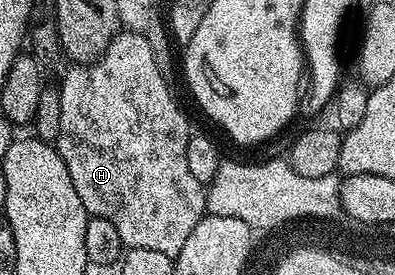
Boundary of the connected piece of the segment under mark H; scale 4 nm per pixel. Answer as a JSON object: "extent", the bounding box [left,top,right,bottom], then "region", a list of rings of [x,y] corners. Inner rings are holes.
{"extent":[54,31,208,259],"region":[[[139,31],[124,32],[117,32],[116,38],[108,44],[106,51],[97,61],[92,61],[88,65],[73,64],[72,70],[58,82],[62,99],[62,131],[58,131],[58,139],[54,144],[56,150],[62,155],[62,163],[66,163],[66,171],[70,171],[70,179],[74,182],[74,191],[78,191],[78,199],[82,199],[82,207],[86,207],[86,211],[93,217],[110,219],[110,223],[114,223],[118,231],[121,246],[130,249],[147,247],[153,251],[162,251],[162,255],[170,255],[174,259],[182,251],[190,231],[194,231],[194,227],[198,227],[198,223],[206,215],[208,207],[206,187],[198,183],[198,179],[194,179],[190,167],[186,164],[186,143],[190,136],[188,121],[184,118],[179,103],[172,98],[172,93],[168,90],[169,82],[158,71],[158,63],[154,59],[154,51],[150,43]]]}

